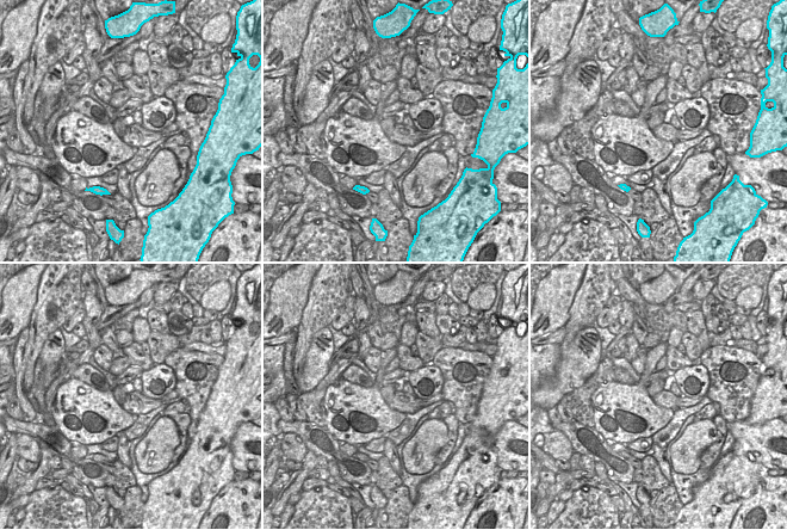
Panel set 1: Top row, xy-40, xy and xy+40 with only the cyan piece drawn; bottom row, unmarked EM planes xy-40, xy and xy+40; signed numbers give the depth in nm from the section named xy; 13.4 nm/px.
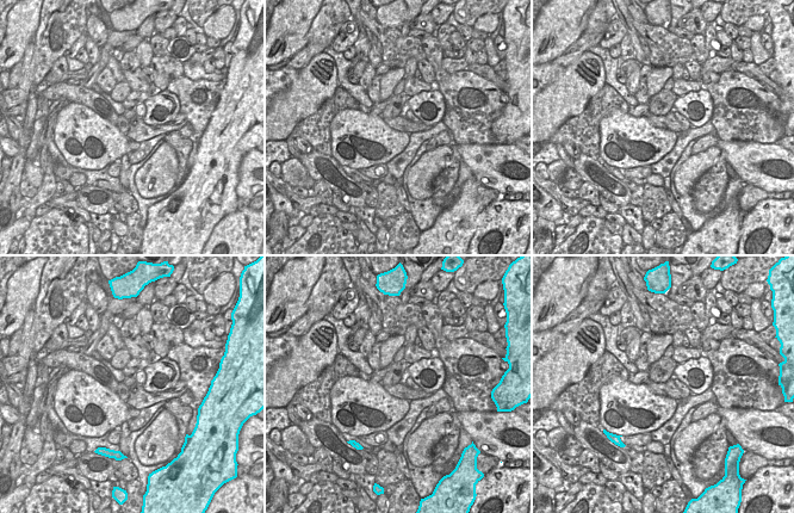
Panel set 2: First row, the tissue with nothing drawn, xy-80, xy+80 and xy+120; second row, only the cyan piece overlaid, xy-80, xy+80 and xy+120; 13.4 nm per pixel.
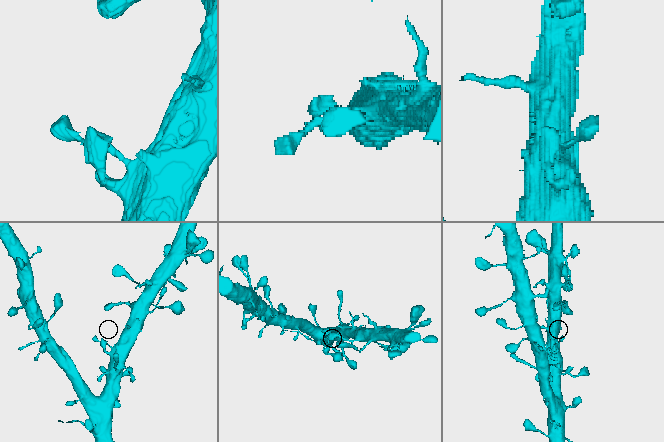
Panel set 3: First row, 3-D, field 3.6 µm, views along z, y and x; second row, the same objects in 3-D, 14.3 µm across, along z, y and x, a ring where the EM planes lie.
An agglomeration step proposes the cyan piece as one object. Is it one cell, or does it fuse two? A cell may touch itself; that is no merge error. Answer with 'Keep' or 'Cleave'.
Keep

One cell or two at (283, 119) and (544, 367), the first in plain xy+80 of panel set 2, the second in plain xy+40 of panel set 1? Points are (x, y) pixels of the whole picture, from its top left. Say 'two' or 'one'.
two

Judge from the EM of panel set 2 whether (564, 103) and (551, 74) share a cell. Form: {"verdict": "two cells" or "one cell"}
{"verdict": "two cells"}

